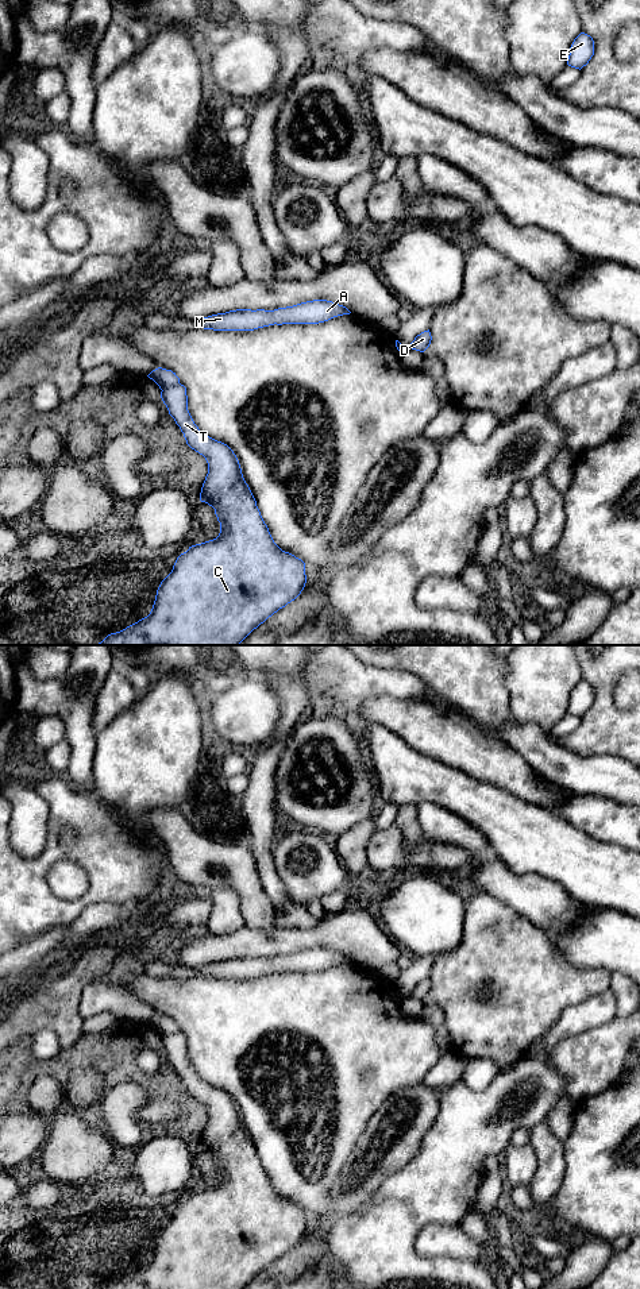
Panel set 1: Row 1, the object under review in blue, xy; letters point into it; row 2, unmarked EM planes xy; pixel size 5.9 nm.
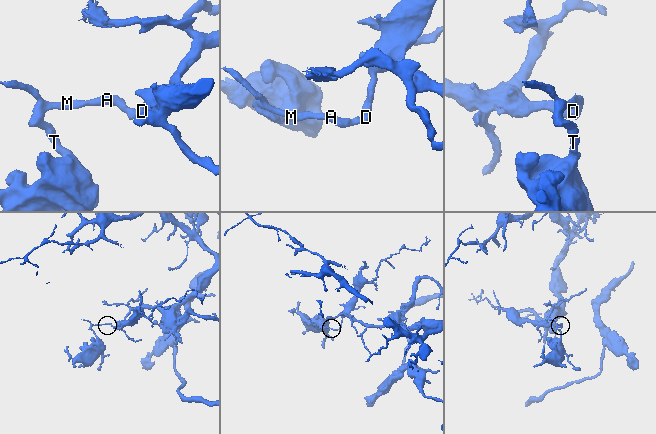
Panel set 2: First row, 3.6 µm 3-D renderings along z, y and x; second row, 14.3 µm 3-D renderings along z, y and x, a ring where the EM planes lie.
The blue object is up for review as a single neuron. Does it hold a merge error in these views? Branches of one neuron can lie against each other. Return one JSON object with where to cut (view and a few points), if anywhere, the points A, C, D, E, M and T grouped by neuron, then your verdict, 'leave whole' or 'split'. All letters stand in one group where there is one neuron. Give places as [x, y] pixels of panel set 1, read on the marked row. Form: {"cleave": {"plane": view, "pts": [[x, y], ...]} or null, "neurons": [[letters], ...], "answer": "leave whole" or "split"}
{"cleave": {"plane": "xy", "pts": [[178, 382], [162, 390]]}, "neurons": [["A", "D", "E", "M"], ["C", "T"]], "answer": "split"}

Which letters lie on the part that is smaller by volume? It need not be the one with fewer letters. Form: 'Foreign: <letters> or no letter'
Foreign: C, T

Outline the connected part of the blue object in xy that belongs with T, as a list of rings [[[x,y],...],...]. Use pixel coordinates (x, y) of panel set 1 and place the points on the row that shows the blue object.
[[[181,383],[166,387],[161,391],[161,398],[184,433],[186,444],[208,463],[200,501],[215,509],[220,533],[213,540],[189,547],[177,557],[171,572],[161,582],[147,617],[108,634],[96,645],[239,645],[254,629],[301,594],[306,583],[305,563],[274,543],[234,451],[203,433],[194,424],[188,410],[186,387]]]

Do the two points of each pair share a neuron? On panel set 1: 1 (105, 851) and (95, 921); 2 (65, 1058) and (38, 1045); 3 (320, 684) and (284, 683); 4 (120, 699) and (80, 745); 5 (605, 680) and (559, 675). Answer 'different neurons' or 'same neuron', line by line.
1: different neurons
2: different neurons
3: different neurons
4: different neurons
5: different neurons

